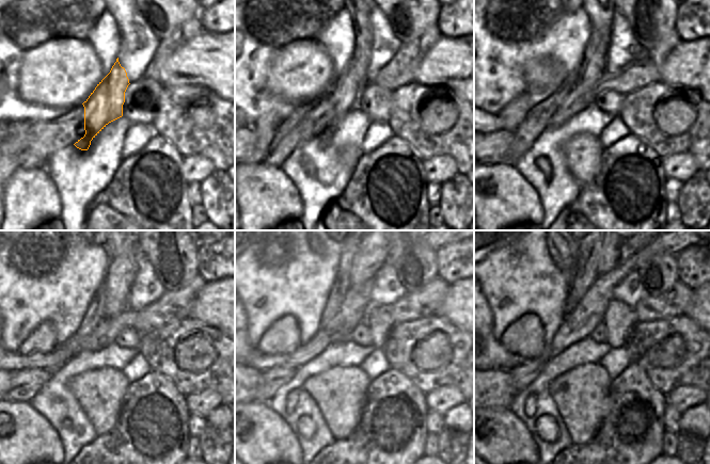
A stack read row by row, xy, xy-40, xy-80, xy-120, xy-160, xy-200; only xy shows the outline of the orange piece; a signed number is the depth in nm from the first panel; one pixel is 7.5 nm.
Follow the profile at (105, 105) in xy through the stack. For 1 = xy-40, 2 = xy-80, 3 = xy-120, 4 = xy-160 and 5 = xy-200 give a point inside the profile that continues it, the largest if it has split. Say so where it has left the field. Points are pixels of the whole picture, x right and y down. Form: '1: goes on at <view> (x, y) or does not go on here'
1: goes on at xy-40 (345, 92)
2: goes on at xy-80 (600, 13)
3: goes on at xy-120 (124, 252)
4: goes on at xy-160 (372, 254)
5: goes on at xy-200 (615, 252)

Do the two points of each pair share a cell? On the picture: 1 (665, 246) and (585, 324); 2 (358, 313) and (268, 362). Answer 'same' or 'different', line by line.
1: same
2: same

